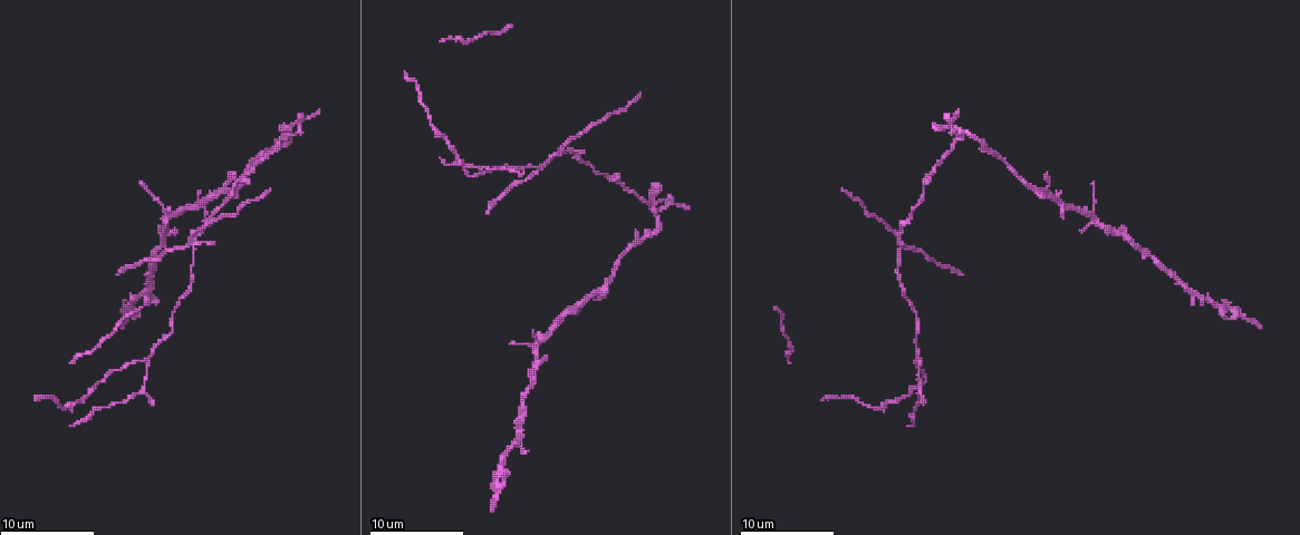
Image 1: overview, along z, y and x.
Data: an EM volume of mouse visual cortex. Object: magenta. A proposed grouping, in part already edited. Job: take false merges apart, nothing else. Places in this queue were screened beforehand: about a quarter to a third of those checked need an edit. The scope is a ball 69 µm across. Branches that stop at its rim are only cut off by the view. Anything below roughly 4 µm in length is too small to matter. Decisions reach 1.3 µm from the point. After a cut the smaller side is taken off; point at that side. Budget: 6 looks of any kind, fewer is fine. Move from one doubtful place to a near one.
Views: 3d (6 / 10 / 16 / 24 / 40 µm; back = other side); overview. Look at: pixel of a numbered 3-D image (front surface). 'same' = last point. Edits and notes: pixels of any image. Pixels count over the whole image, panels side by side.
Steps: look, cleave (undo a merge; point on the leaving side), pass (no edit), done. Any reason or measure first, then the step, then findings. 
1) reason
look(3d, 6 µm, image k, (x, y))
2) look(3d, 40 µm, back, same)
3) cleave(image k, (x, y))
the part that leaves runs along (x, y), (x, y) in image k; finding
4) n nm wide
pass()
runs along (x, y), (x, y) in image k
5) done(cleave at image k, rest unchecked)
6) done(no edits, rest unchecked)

small branch off a trunk
look(3d, 16 µm, image 1, (1094, 213))

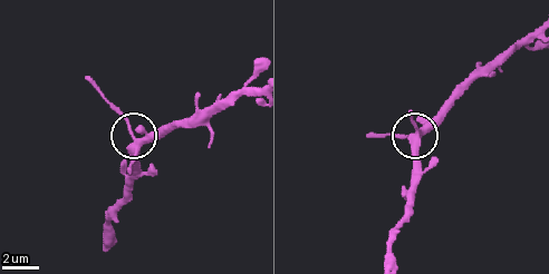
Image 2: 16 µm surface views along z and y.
4 arms
pass()
runs along (254, 88), (228, 94), (188, 118), (138, 137), (95, 89) in image 2; one neuron here

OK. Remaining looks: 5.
looks like a crossing
look(3d, 16 µm, image 1, (192, 245))

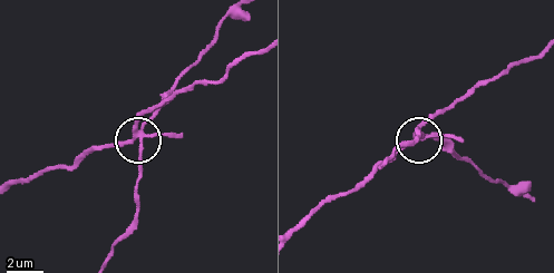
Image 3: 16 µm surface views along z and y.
cleave(image 3, (139, 113))
the part that leaves runs along (138, 132), (137, 125), (154, 107), (216, 83), (258, 52) in image 3; a second neuron is stuck on

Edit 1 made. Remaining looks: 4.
look(overview)

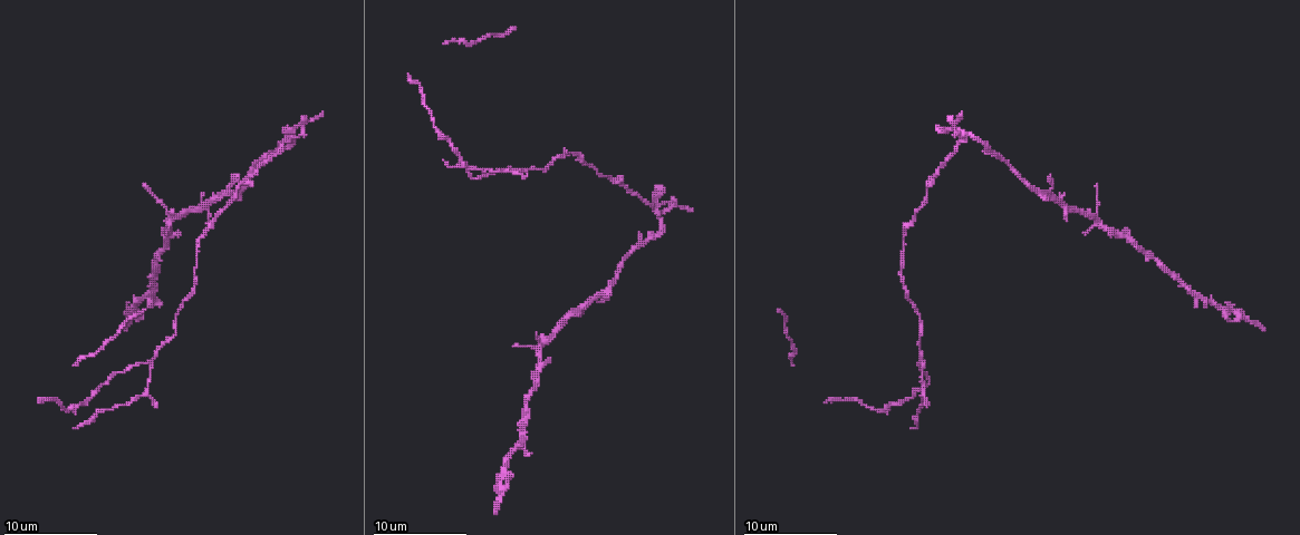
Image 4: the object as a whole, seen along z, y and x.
thin arm on a thick one
look(3d, 6 µm, image 4, (924, 364))

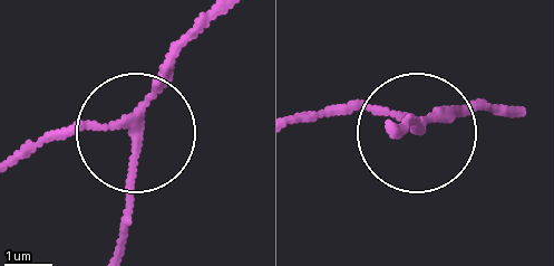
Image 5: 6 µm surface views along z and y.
170 nm wide
cleave(image 5, (129, 187))
the part that leaves runs along (133, 129), (120, 245) in image 5; a second neuron is stuck on

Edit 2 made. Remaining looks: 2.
done(cleave at image 3, cleave at image 5, rest unchecked)

